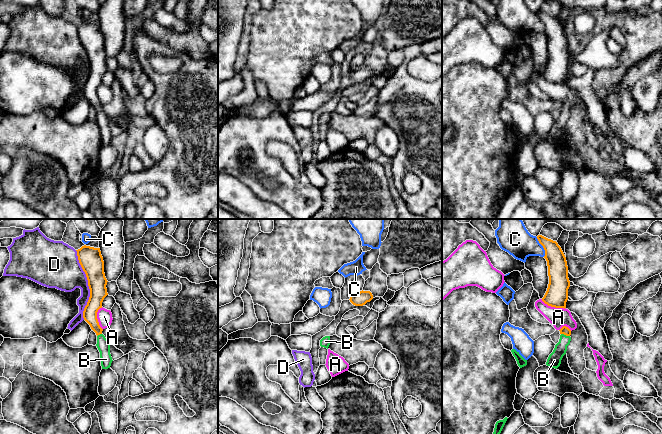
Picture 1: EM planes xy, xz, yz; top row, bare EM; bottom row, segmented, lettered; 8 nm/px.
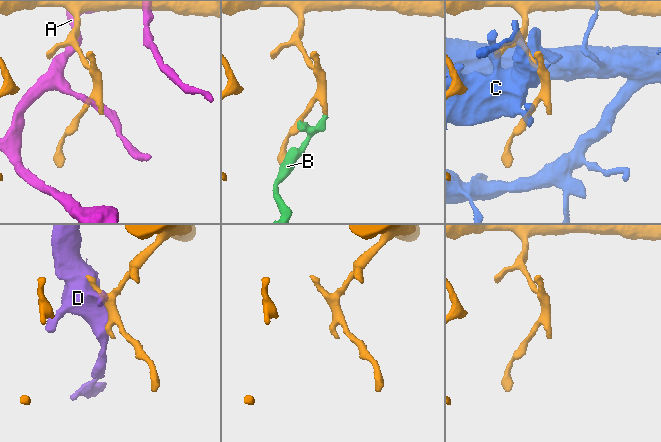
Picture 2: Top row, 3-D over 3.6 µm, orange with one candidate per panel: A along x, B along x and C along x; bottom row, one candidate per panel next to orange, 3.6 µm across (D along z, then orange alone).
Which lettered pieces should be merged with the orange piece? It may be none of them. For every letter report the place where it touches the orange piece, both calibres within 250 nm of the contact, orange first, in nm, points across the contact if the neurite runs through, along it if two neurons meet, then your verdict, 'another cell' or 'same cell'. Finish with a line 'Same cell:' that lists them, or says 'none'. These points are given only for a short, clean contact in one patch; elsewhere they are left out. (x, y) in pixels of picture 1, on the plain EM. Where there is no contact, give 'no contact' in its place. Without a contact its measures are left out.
A: meets orange in yz at (553, 82); 180 nm thick on the orange side, 160 nm on the other; another cell
B: meets orange in yz at (565, 110); 70 nm thick on the orange side, 110 nm on the other; runs through yz (564, 106), (565, 110), (565, 115), (554, 136); same cell
C: meets orange in yz at (543, 23); 160 nm thick on the orange side, 240 nm on the other; another cell
D: meets orange in xy at (88, 61); 190 nm thick on the orange side, 300 nm on the other; another cell
Same cell: B

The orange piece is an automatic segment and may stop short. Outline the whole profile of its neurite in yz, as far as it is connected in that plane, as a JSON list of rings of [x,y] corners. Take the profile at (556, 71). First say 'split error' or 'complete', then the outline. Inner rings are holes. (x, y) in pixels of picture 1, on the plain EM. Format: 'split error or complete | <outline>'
complete | [[[538,11],[537,15],[545,26],[549,60],[542,77],[548,82],[566,84],[570,57],[566,33],[556,17]]]

